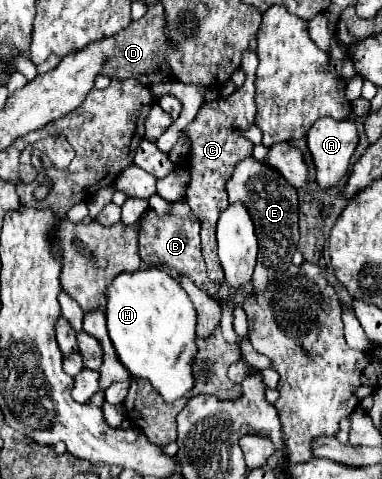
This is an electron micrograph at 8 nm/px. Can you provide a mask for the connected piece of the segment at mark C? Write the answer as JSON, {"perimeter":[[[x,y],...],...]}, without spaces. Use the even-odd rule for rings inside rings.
{"perimeter":[[[245,50],[245,56],[241,58],[241,68],[245,70],[247,78],[245,84],[237,90],[237,94],[231,94],[229,98],[217,98],[213,102],[207,102],[201,106],[197,118],[189,124],[189,142],[191,142],[191,156],[185,160],[187,168],[191,172],[191,182],[187,186],[185,200],[191,206],[193,214],[201,220],[201,246],[203,246],[203,258],[207,266],[207,274],[213,282],[223,280],[223,270],[217,258],[217,240],[215,240],[215,224],[219,214],[227,208],[227,192],[225,182],[231,176],[237,162],[247,158],[251,154],[253,144],[235,132],[233,128],[249,128],[255,122],[255,68],[257,68],[257,54],[251,50]]]}

